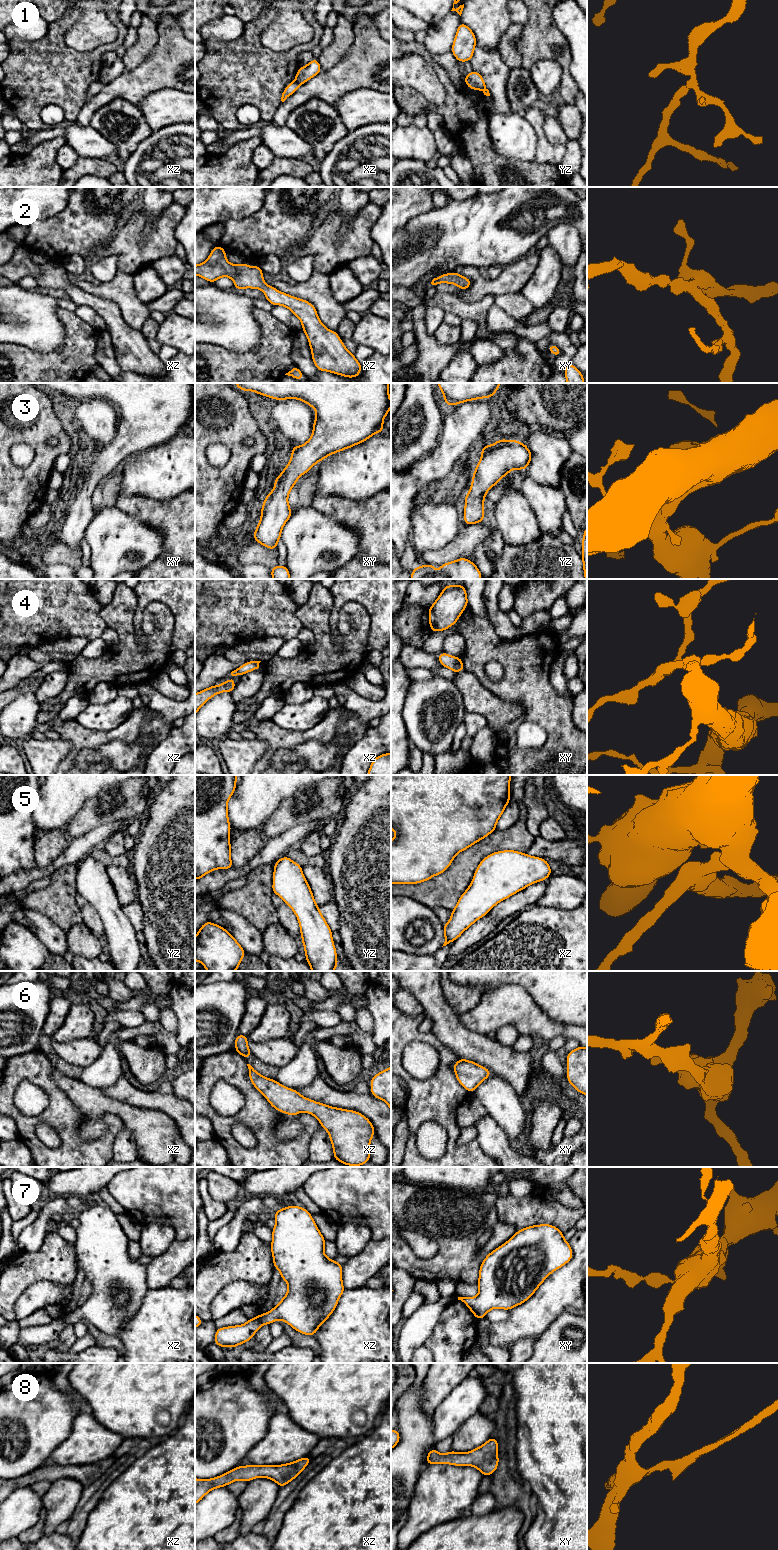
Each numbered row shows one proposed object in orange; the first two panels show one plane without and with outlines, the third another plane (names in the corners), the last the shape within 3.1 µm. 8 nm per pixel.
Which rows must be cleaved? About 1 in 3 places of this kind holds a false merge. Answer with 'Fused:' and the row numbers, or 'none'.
Fused: 1

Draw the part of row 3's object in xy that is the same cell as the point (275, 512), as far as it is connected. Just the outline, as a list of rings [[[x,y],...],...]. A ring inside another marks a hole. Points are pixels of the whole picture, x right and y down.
[[[234,383],[241,391],[253,391],[272,399],[298,399],[316,410],[311,438],[303,445],[291,447],[288,465],[275,482],[273,490],[266,495],[261,518],[253,534],[255,542],[270,550],[277,549],[281,531],[291,517],[288,495],[297,479],[324,458],[358,445],[372,435],[384,431],[383,420],[390,412],[389,383]]]

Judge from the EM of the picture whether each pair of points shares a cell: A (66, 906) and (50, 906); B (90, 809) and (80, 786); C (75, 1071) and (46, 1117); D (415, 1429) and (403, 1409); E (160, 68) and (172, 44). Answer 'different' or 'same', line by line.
A: same
B: different
C: different
D: same
E: same

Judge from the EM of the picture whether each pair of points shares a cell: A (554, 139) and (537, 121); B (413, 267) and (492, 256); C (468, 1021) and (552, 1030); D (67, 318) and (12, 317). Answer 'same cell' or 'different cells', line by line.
A: different cells
B: same cell
C: same cell
D: different cells

